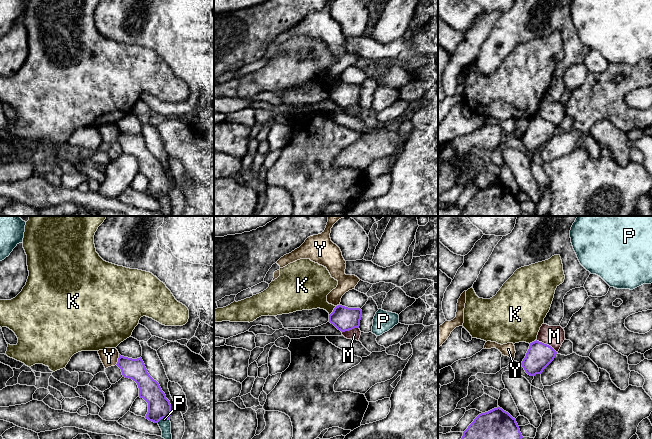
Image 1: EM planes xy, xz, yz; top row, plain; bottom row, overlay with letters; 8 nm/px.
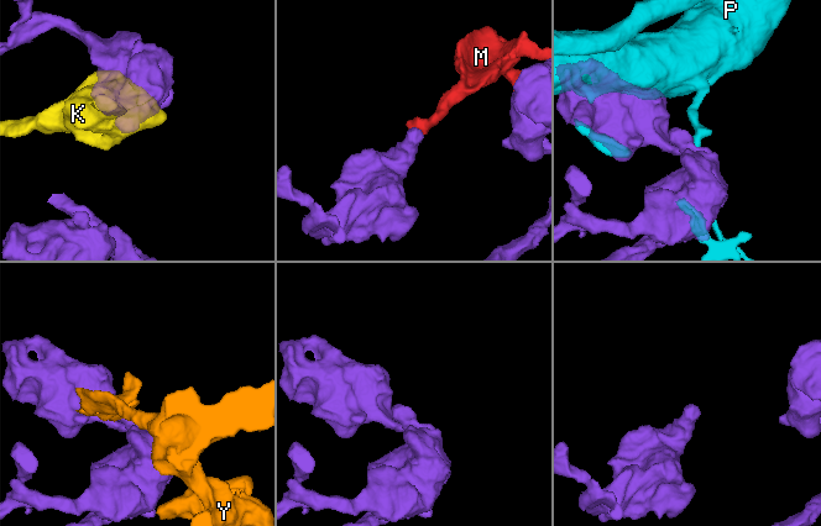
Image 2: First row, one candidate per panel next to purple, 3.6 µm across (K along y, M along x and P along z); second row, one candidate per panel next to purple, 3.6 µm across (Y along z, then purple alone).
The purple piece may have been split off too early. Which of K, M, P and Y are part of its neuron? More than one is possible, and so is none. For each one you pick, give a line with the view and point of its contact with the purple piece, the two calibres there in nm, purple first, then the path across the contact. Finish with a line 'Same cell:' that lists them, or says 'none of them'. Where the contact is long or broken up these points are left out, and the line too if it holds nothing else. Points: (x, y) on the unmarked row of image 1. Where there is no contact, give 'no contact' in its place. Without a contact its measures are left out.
Same cell: none of them

